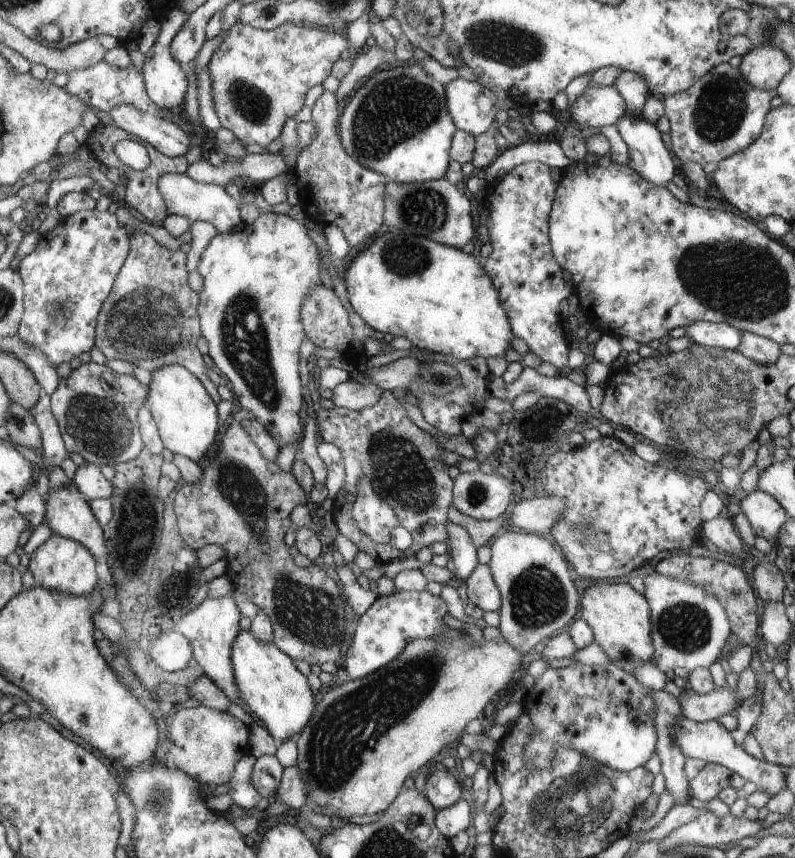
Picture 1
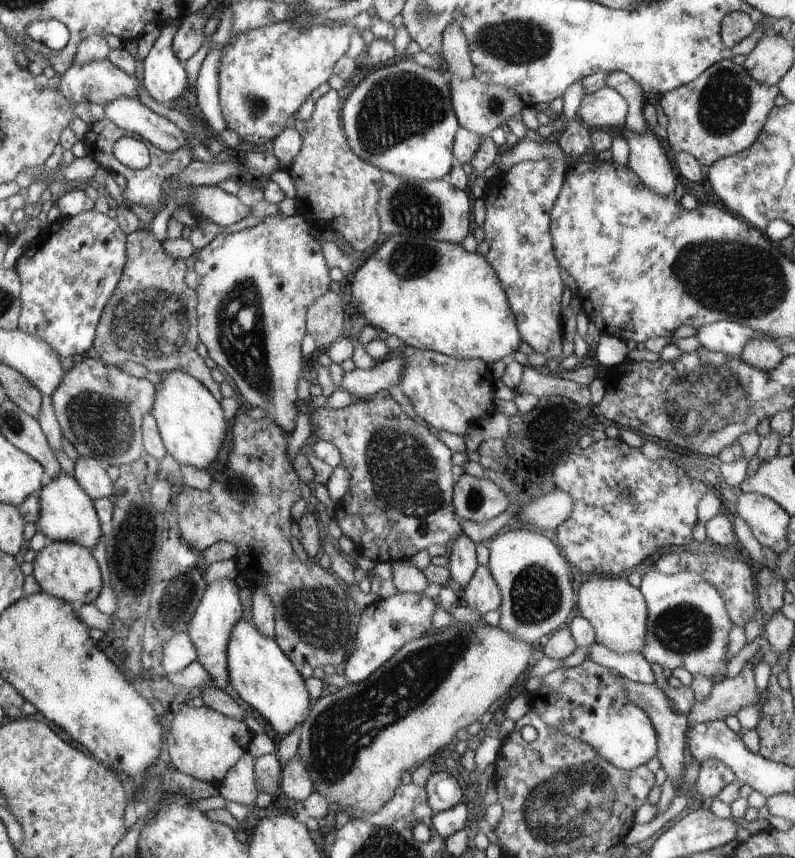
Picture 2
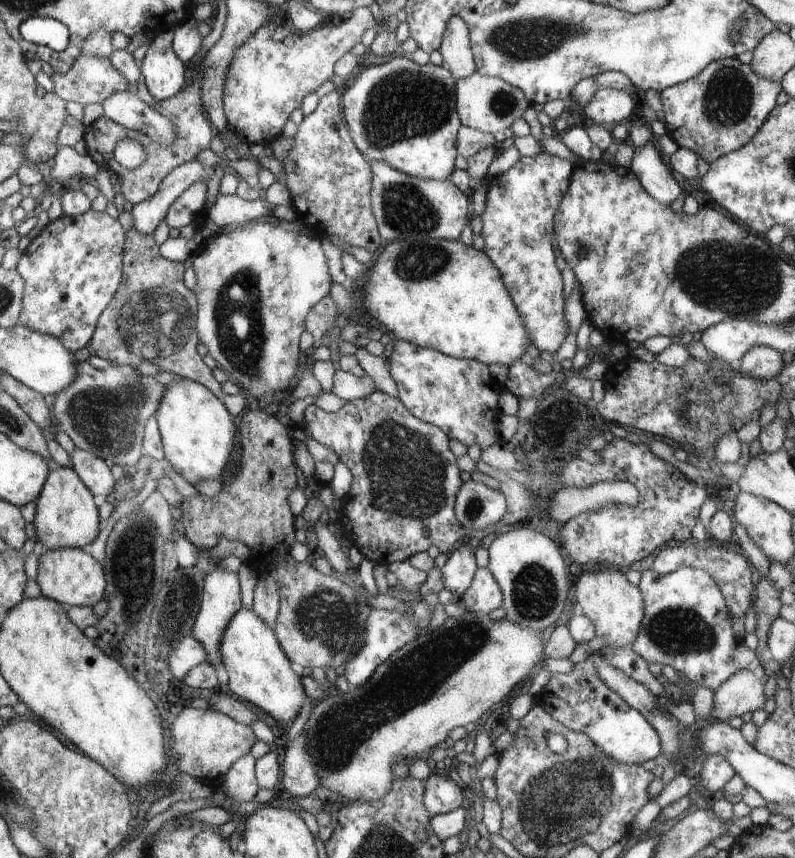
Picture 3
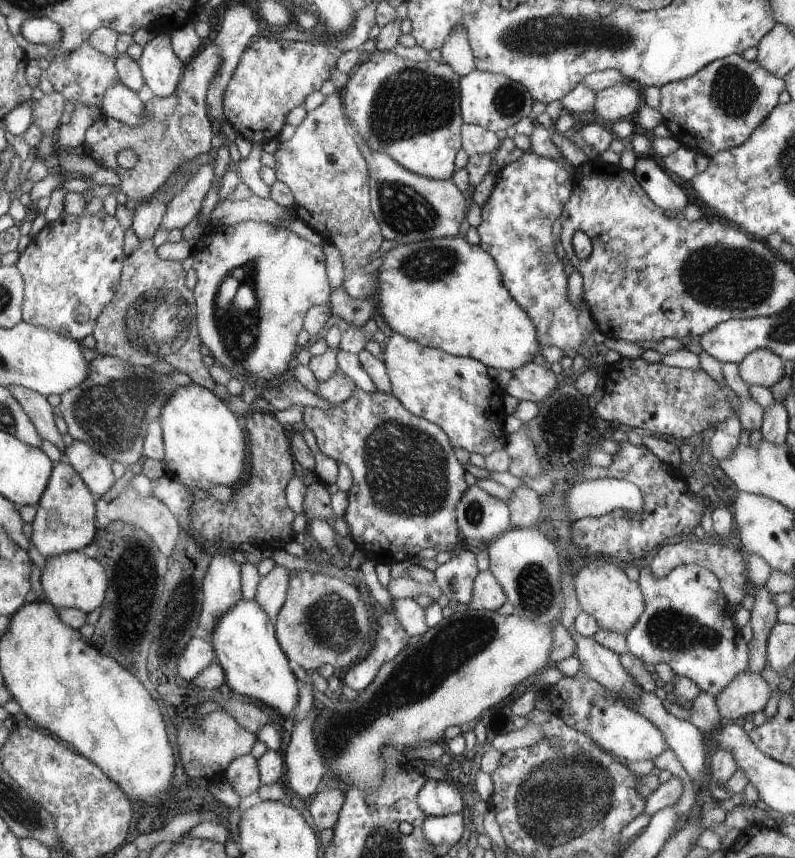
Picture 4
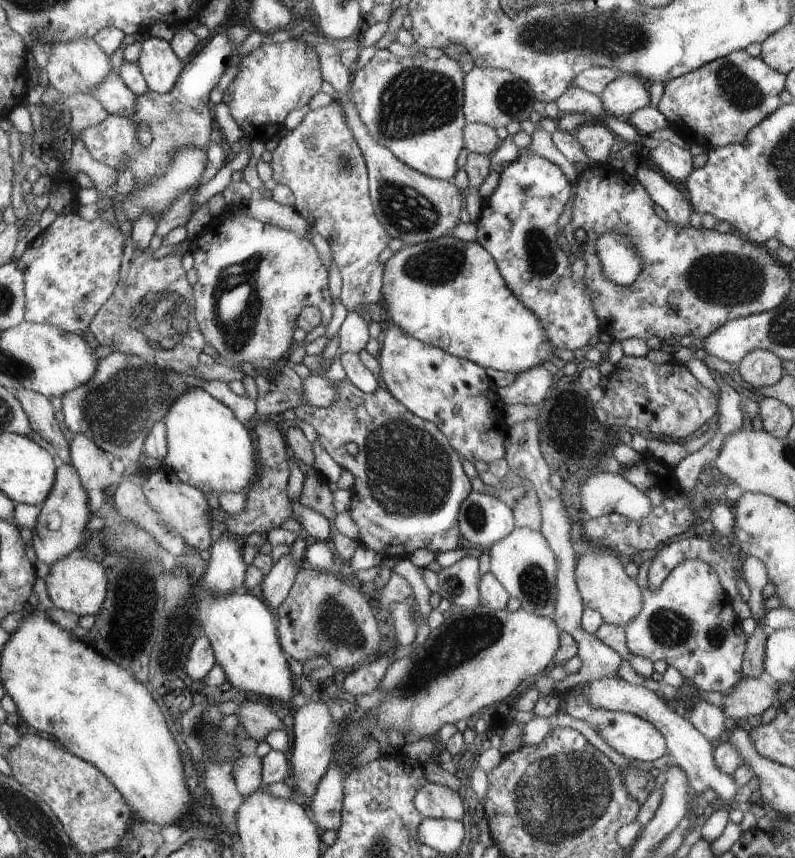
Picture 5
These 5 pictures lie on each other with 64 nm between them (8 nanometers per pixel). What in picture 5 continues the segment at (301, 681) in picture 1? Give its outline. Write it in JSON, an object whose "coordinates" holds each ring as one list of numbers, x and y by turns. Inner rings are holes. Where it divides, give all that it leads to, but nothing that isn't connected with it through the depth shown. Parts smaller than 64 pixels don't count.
{"coordinates":[[199,581,198,613,216,663,224,670,228,683,244,692,281,700,282,704,293,702,290,666,280,648,280,634,276,634,274,616,264,602,241,589,234,593,210,593]]}

